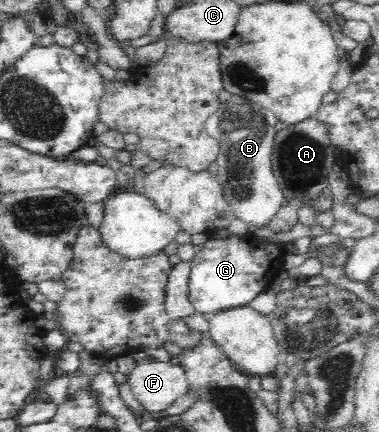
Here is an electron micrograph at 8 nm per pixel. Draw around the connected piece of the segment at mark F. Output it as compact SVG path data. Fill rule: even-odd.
M145 358L139 361L137 367L128 376L128 382L134 398L144 407L147 415L169 409L177 398L190 391L188 376L180 364L161 362L156 359L153 361Z

